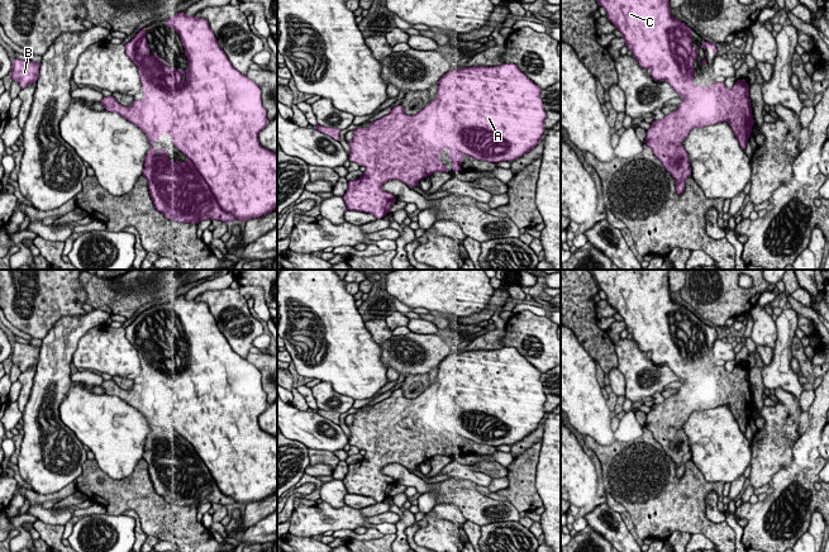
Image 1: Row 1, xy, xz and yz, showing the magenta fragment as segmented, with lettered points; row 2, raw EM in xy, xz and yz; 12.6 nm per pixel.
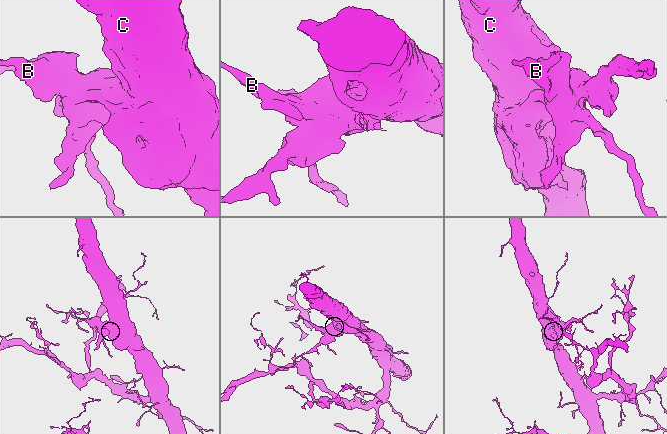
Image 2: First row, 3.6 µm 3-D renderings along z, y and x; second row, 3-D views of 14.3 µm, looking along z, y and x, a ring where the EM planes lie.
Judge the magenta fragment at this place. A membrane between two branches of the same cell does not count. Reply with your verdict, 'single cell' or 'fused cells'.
fused cells

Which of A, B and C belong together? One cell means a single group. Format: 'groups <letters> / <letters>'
groups A C / B

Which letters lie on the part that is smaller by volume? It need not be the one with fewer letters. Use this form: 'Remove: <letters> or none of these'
Remove: B

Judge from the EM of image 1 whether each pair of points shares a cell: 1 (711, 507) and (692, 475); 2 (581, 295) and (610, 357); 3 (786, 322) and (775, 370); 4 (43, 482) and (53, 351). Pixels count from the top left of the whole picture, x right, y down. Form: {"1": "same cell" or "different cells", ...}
{"1": "different cells", "2": "same cell", "3": "same cell", "4": "same cell"}

